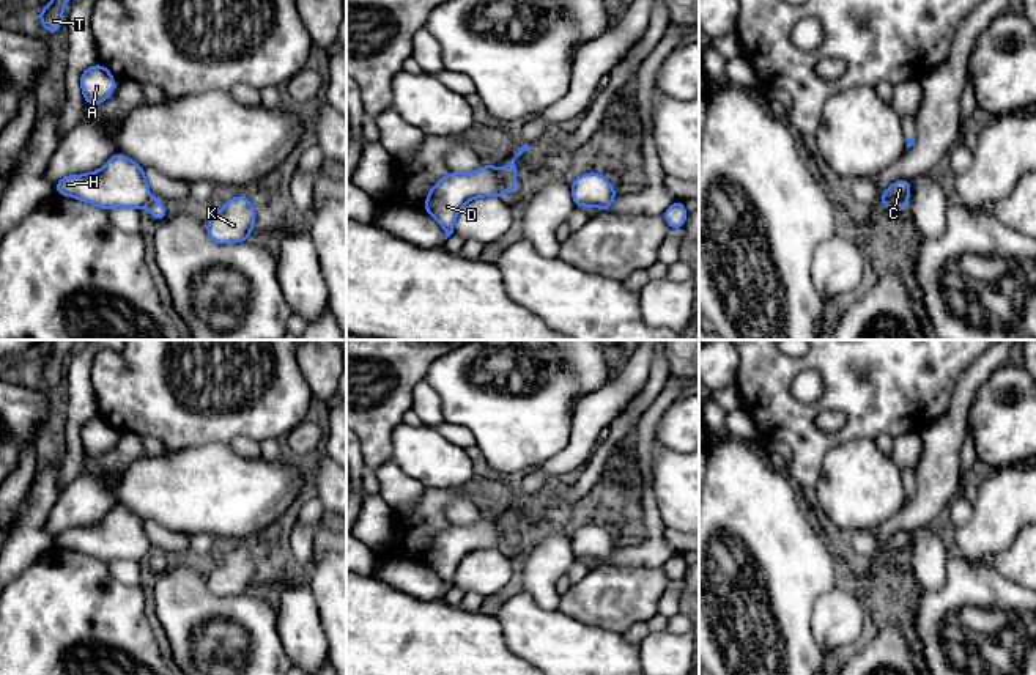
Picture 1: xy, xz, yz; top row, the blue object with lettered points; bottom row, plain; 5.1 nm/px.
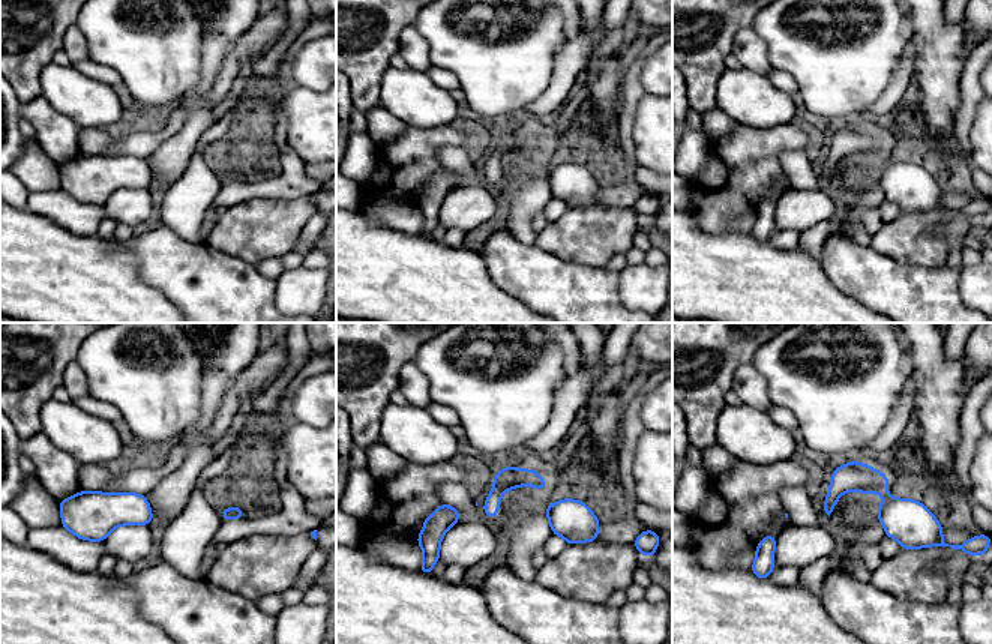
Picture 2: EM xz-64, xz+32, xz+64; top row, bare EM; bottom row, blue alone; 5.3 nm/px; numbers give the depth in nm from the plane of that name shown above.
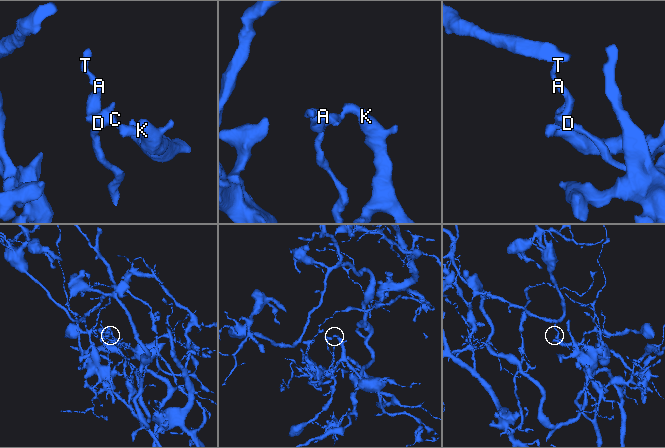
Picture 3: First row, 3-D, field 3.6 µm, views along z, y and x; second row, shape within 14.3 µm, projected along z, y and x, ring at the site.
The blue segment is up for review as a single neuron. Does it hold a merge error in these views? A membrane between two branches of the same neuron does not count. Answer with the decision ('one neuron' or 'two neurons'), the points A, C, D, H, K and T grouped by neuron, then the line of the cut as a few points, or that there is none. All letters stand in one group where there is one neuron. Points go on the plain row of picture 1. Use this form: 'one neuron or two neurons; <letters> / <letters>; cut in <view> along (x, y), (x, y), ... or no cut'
two neurons; A C D H T / K; cut in xz along (501, 523), (501, 537), (509, 545)

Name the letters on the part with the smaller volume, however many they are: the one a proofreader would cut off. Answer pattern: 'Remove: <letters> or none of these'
Remove: K

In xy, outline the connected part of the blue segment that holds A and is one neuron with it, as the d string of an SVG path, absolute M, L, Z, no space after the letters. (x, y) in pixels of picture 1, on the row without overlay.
M90 419L80 428L80 441L87 456L98 458L112 448L115 431L105 419Z

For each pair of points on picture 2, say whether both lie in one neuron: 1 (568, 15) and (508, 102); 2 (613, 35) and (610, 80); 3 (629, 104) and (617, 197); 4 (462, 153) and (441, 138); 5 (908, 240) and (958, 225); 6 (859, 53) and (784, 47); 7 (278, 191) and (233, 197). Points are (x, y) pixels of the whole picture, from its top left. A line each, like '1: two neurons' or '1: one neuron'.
1: two neurons
2: one neuron
3: one neuron
4: two neurons
5: one neuron
6: one neuron
7: one neuron

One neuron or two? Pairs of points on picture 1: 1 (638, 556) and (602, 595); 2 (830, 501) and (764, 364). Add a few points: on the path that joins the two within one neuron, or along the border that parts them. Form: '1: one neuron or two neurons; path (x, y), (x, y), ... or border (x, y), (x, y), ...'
1: two neurons; border (611, 562), (635, 567), (662, 567)
2: two neurons; border (838, 447), (827, 453), (821, 480), (814, 488)

